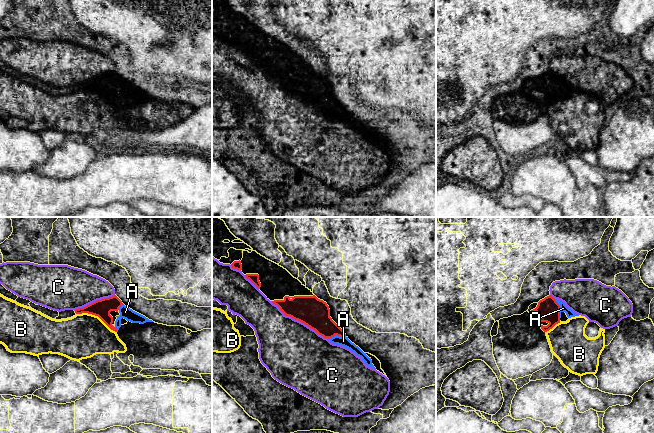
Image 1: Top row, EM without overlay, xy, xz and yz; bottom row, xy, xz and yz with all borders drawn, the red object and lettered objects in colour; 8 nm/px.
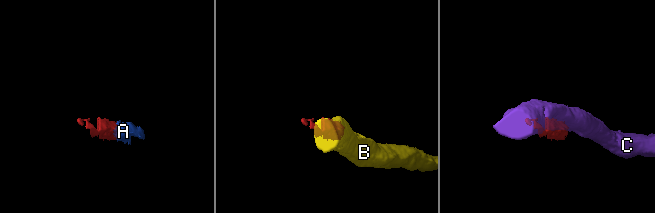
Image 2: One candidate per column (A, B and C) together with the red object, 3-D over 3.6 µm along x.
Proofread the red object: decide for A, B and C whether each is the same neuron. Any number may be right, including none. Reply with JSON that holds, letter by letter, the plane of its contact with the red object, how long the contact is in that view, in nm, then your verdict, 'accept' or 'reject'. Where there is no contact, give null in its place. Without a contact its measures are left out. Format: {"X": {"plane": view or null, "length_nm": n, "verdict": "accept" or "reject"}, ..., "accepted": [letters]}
{"A": {"plane": "yz", "length_nm": 170, "verdict": "accept"}, "B": {"plane": "xy", "length_nm": 360, "verdict": "reject"}, "C": {"plane": "xz", "length_nm": 550, "verdict": "reject"}, "accepted": ["A"]}

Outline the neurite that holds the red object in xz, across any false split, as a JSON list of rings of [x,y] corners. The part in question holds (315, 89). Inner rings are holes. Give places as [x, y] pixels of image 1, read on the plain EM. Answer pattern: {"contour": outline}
{"contour": [[[285,72],[283,76],[274,76],[286,92],[298,96],[319,111],[327,114],[331,119],[350,125],[361,133],[365,140],[386,152],[381,145],[380,137],[369,129],[364,129],[358,122],[352,119],[345,108],[330,93],[330,85],[326,78],[313,72]]]}

